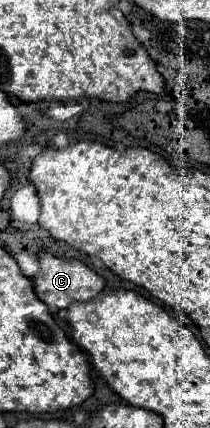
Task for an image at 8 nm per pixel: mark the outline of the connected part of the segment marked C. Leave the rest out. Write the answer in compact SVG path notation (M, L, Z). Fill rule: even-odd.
M43 251L39 255L39 263L41 263L41 275L37 279L33 279L33 287L35 287L37 297L49 307L67 309L75 301L83 301L85 303L85 301L95 299L105 289L105 279L99 277L93 269L89 269L87 265L83 265L77 259L53 257L51 253Z

